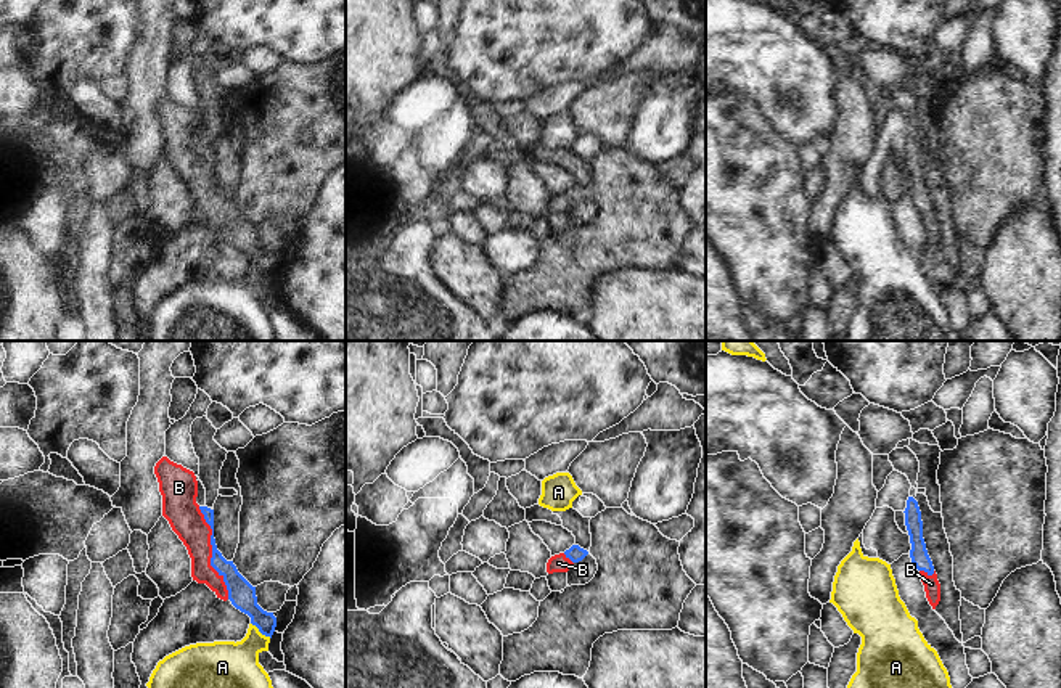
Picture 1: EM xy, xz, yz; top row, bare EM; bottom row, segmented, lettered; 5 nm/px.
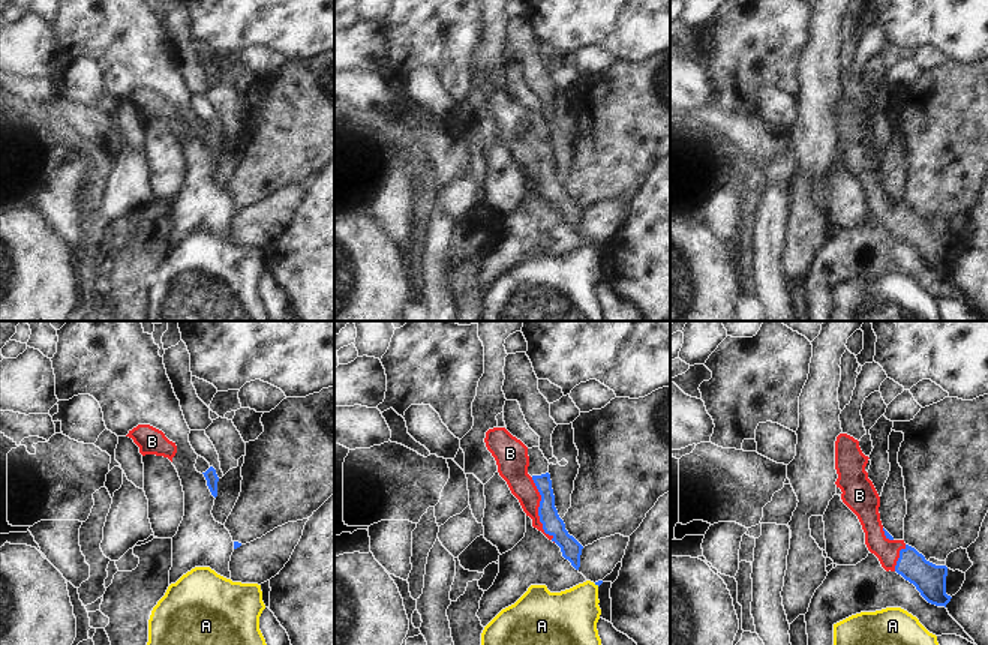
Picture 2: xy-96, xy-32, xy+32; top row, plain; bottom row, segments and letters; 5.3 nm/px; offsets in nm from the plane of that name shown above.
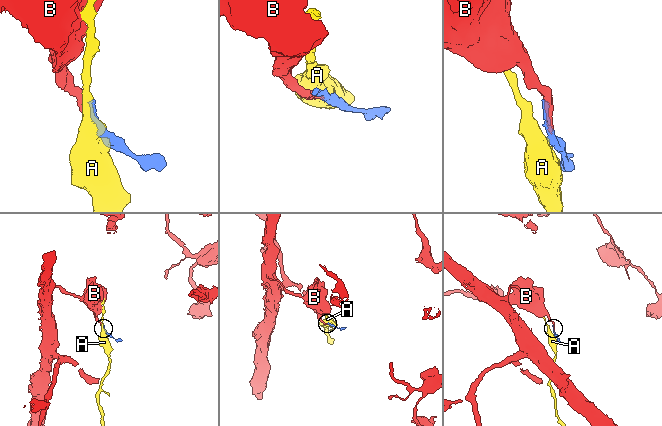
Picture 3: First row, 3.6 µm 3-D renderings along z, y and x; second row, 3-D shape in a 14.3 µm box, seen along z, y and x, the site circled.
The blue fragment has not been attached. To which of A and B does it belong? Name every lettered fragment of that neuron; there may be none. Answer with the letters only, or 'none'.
B.

